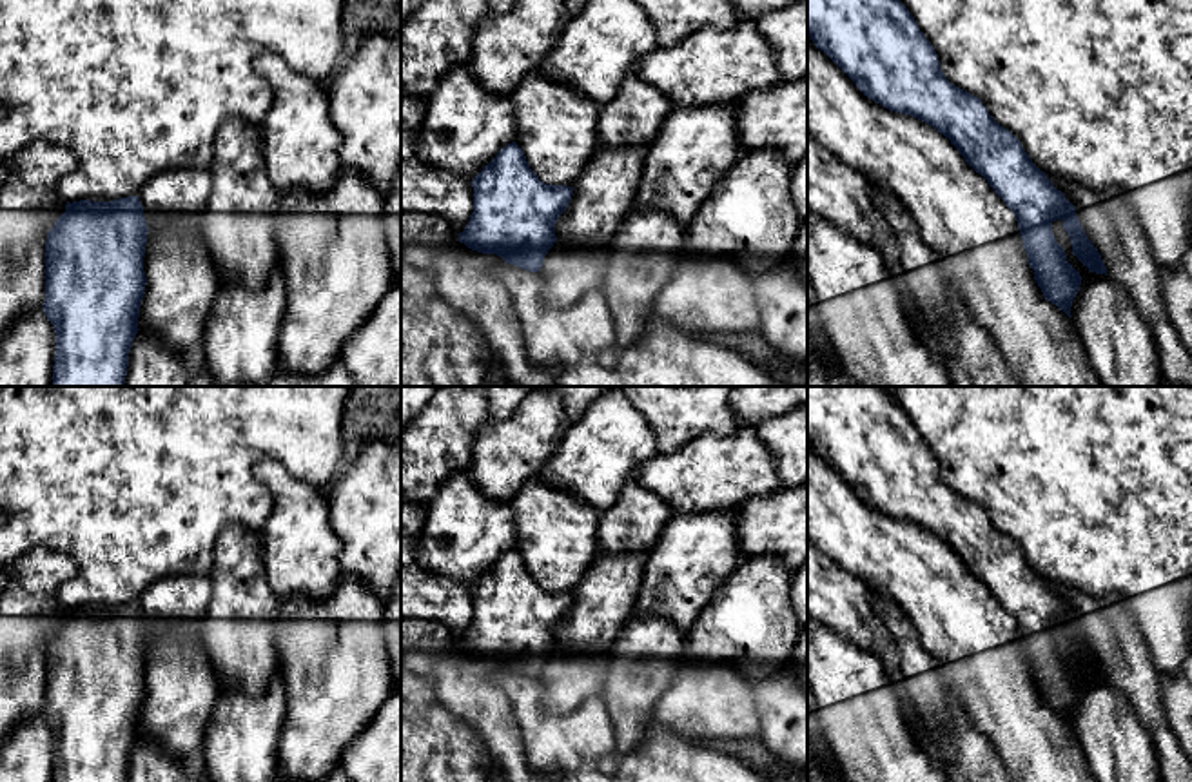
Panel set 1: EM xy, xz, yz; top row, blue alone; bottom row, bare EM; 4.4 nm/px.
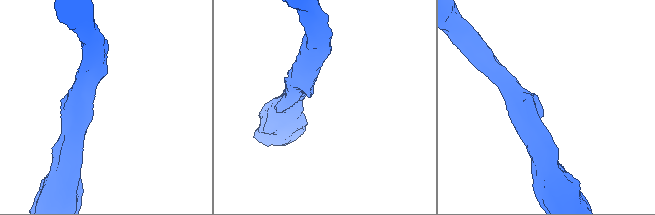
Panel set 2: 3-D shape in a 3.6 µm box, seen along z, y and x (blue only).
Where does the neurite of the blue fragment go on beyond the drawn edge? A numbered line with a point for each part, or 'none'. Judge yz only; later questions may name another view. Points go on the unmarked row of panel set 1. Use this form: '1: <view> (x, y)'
none

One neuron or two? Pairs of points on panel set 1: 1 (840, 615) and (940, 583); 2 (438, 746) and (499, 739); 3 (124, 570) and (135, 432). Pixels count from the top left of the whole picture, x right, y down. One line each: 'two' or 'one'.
1: two
2: two
3: one

